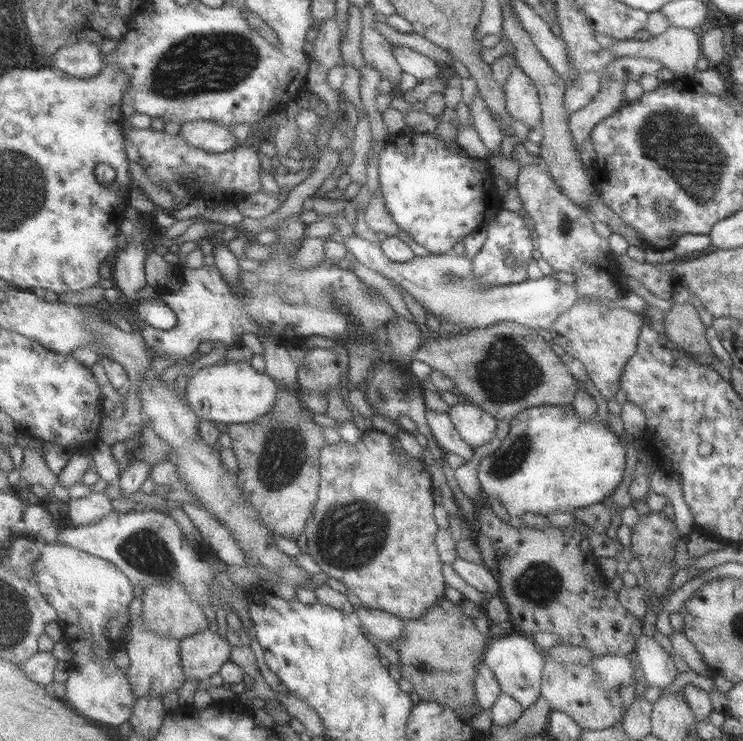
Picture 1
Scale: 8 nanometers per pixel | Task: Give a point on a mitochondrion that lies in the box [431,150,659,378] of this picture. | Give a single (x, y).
(450, 277)

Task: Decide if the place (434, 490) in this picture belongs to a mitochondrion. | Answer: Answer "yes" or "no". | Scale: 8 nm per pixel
no

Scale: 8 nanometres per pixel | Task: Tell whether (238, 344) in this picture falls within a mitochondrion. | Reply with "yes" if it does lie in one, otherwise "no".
no

